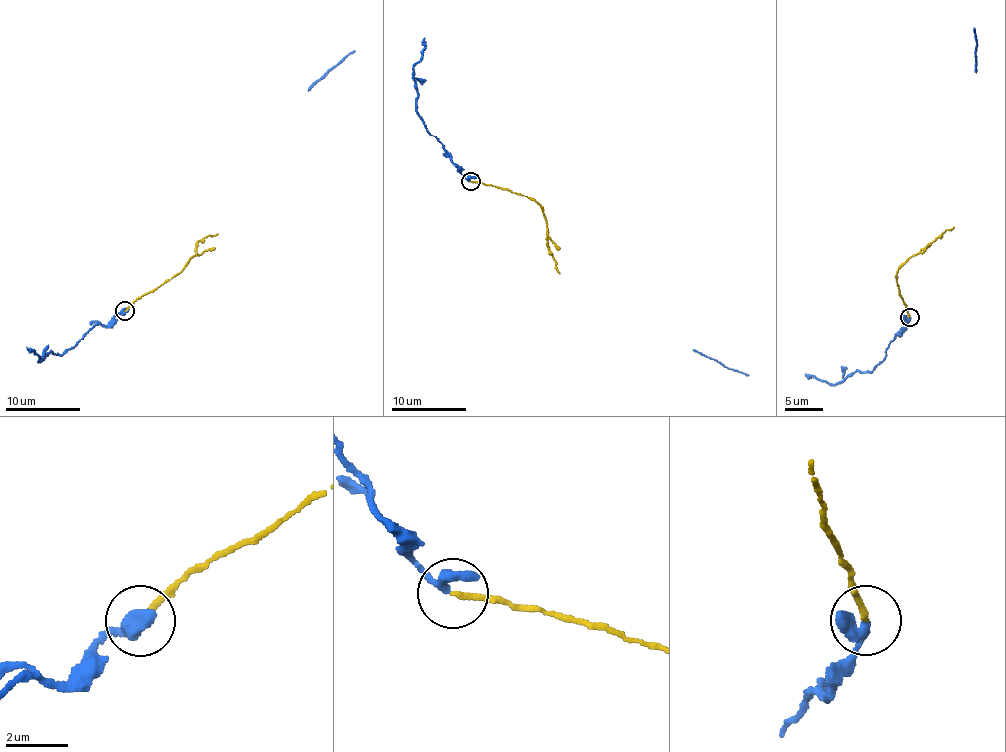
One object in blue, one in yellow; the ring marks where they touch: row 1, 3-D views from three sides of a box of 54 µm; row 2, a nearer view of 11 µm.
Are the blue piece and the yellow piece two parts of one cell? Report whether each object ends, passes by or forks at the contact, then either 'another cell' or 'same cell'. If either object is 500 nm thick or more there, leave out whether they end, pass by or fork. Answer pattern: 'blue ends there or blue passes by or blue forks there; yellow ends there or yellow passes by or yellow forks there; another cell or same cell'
blue passes by; yellow ends there; same cell

